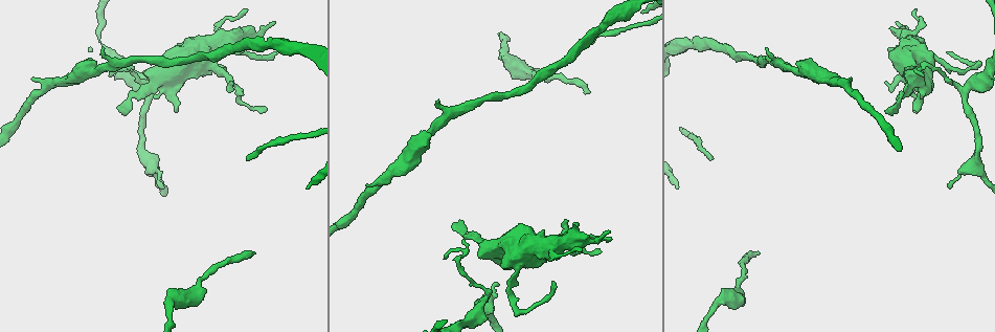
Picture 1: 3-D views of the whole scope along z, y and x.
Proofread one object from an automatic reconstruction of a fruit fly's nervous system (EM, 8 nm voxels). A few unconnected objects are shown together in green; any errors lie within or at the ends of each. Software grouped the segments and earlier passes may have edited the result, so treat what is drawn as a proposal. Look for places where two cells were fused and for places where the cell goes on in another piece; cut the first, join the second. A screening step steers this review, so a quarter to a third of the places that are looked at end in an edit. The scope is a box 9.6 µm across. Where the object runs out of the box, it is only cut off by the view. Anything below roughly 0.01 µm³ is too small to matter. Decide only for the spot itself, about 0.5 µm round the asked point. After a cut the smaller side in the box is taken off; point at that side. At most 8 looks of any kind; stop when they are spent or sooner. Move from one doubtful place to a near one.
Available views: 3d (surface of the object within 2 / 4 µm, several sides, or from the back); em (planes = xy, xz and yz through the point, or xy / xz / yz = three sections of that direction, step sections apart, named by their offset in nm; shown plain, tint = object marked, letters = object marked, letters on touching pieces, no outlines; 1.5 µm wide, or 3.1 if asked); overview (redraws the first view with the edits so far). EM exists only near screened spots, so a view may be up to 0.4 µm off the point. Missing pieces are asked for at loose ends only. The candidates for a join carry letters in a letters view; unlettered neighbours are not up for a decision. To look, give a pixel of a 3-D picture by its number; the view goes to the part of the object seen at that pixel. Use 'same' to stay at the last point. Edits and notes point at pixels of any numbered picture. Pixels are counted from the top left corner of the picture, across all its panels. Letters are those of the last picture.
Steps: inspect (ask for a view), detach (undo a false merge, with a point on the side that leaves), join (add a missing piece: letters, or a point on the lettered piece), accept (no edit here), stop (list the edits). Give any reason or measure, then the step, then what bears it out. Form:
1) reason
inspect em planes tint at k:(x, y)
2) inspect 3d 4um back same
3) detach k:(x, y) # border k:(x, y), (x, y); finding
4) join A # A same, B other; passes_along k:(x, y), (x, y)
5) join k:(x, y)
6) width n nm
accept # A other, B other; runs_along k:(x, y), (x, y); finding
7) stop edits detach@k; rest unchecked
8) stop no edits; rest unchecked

abrupt turn
inspect 3d 2um at 1:(979, 63)

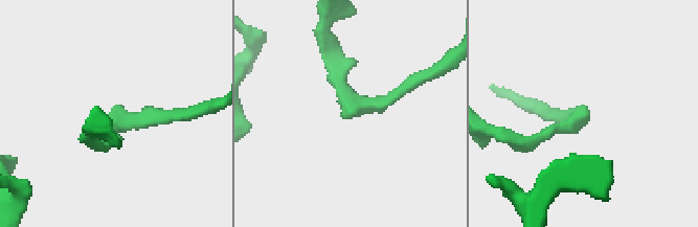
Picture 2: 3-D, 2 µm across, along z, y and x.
inspect em planes tint at 2:(357, 104)

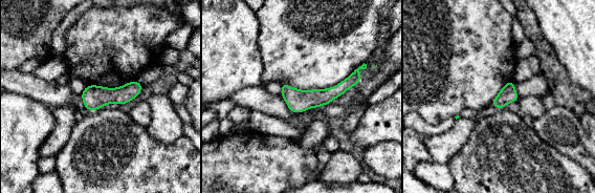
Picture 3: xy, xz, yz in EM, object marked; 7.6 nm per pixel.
see the neighbours
inspect em planes letters same

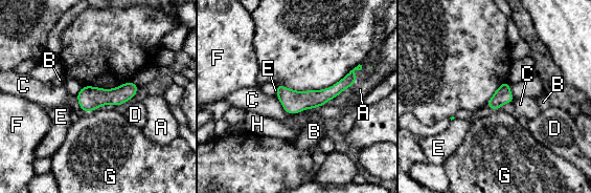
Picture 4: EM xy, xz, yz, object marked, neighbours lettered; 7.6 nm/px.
accept # A other, B other, C other, D other, E other, F other, G other, H other; runs_along 4:(353, 76), (320, 98), (279, 95); continuous, no second cell

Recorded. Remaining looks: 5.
branch stops here
inspect em planes letters at 1:(916, 111)

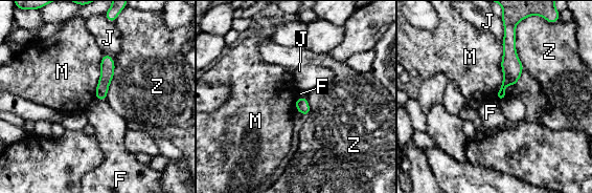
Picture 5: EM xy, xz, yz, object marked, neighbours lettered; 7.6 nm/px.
longest_contact M 440 nm
accept # F other, J other, M other, Z other; runs_along 5:(508, 39), (508, 79), (499, 97); no lettered piece goes on from it

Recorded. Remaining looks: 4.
thin end
inspect 3d 4um back at 1:(756, 252)

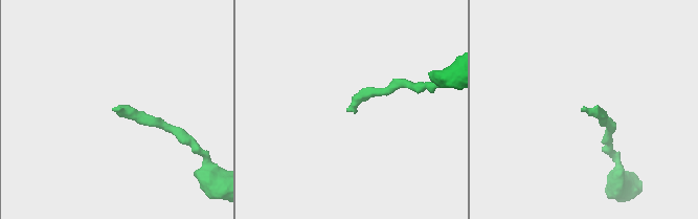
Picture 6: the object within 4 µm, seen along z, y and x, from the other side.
inspect em xy step 8 letters at 6:(351, 110)

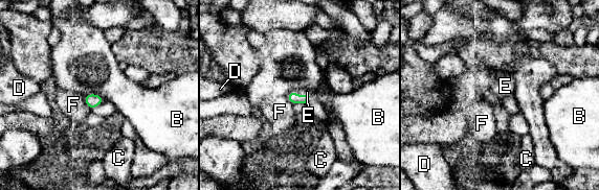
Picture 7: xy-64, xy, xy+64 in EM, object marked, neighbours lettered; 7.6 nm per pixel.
cut it another way
inspect em planes letters same

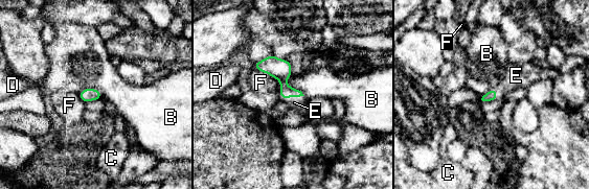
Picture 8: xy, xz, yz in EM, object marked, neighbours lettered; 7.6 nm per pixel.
join E # B other, C other, D other, E same, F other; passes_along 8:(279, 69), (292, 96), (294, 102); the cell continues

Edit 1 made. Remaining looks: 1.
stop edits join@8; rest unchecked

